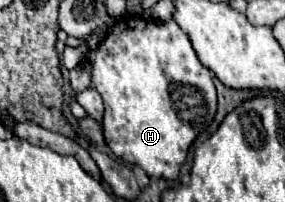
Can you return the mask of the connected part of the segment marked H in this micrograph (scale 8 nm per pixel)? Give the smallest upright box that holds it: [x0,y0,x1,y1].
[84,16,216,180]

